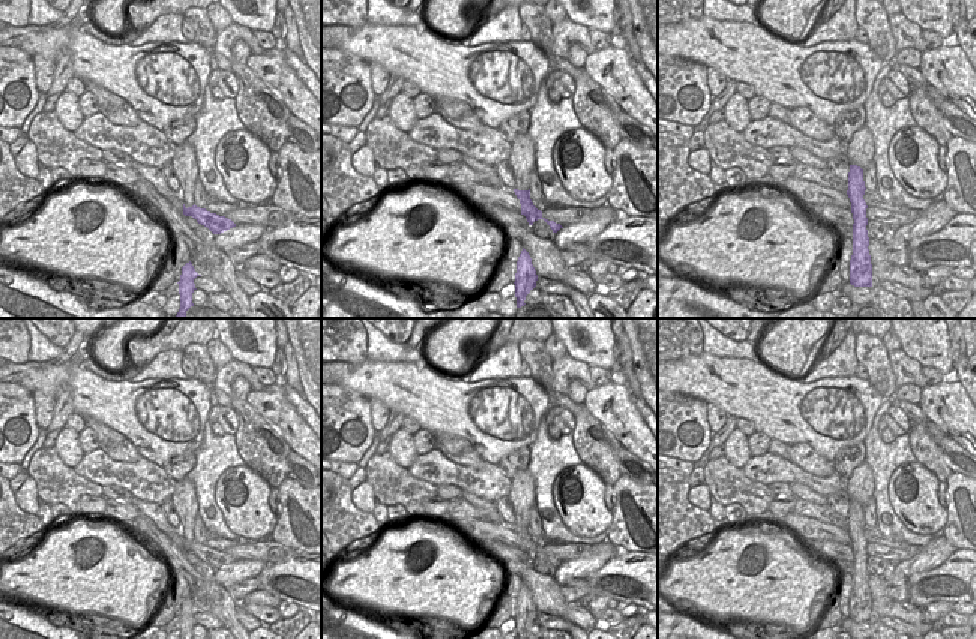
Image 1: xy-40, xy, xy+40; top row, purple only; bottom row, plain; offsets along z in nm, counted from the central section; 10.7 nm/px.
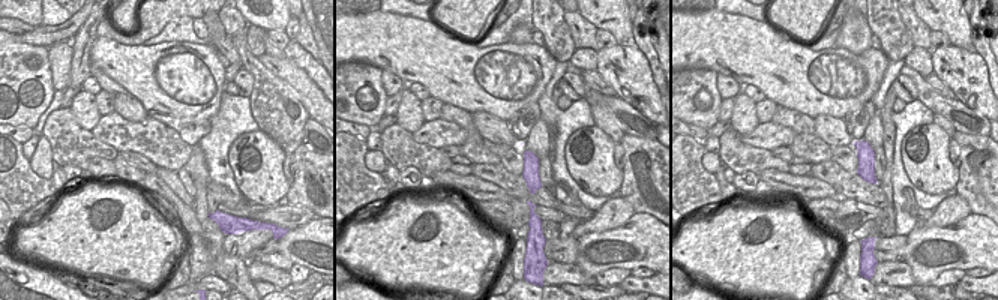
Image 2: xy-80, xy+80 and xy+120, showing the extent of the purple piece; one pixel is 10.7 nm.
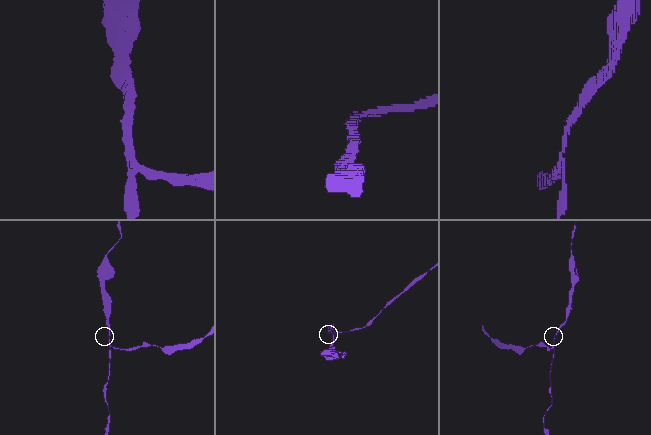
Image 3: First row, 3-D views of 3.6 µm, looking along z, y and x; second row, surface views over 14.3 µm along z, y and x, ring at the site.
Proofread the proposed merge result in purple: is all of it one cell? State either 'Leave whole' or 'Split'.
Split.

